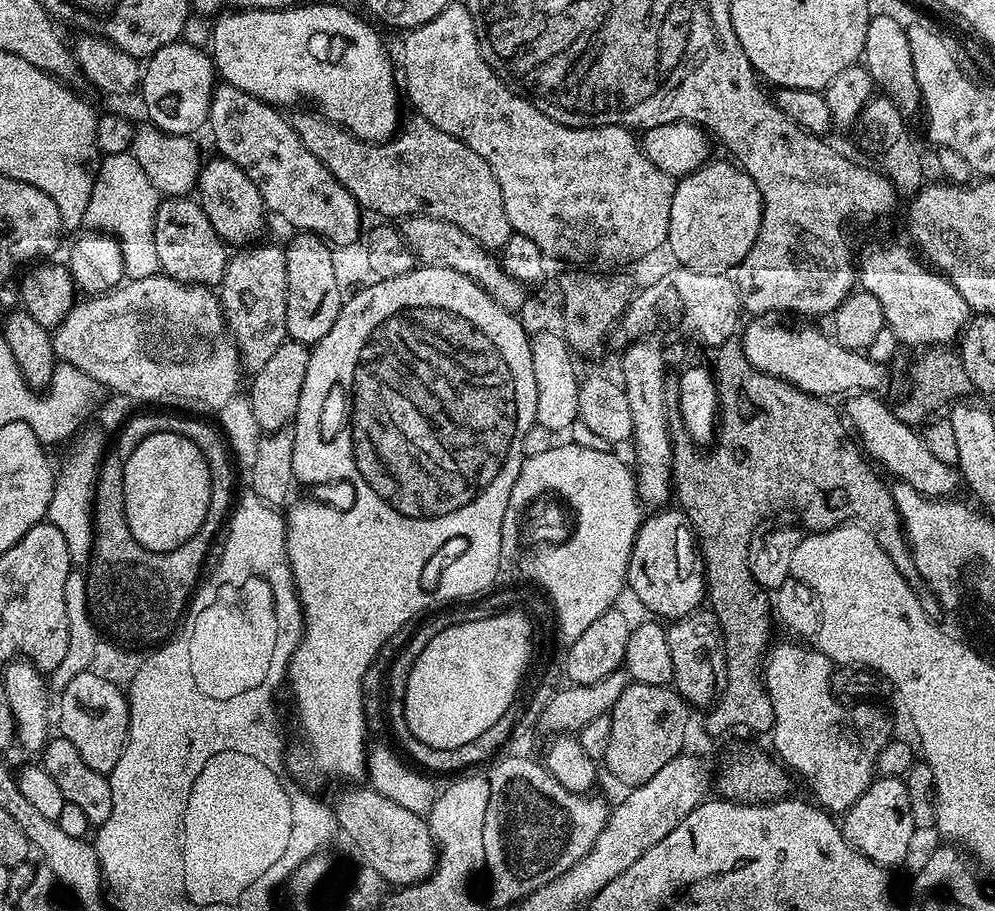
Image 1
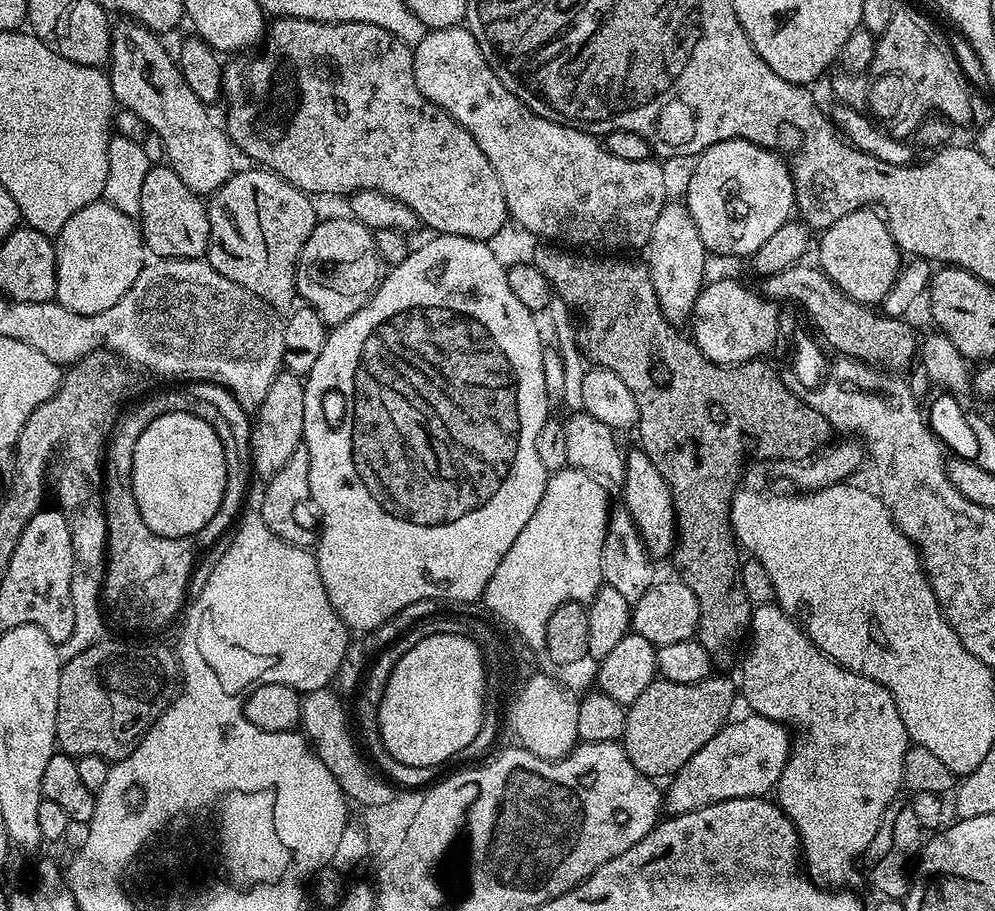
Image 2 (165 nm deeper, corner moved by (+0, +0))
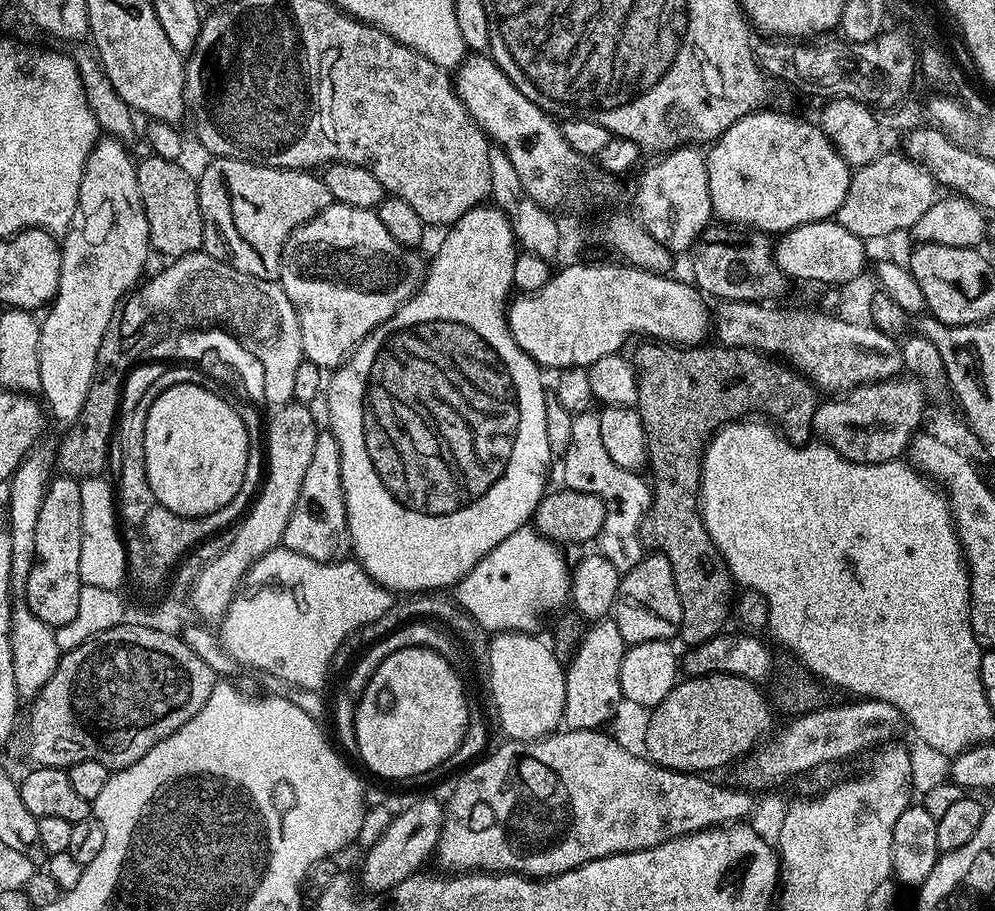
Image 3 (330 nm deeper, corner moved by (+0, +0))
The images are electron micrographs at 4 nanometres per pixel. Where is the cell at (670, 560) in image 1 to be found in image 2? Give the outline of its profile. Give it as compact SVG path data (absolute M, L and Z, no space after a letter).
M634 448L625 455L623 480L622 496L626 502L624 508L638 530L645 553L653 559L662 558L667 553L669 555L675 547L676 536L676 511L673 510L673 498L668 483L658 473L643 449Z

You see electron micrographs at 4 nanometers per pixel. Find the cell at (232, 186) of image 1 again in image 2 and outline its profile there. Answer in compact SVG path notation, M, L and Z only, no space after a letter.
M124 18L119 23L120 25L112 28L112 54L106 68L108 80L112 83L113 101L120 108L134 110L134 114L138 114L138 118L142 118L142 122L146 122L149 129L160 137L164 144L167 167L175 170L178 178L182 178L182 182L186 182L192 192L201 198L211 197L238 168L237 153L232 141L228 139L227 131L212 121L212 116L208 113L211 112L209 105L203 104L198 94L194 94L194 90L186 86L179 63L174 59L173 53L171 56L164 49L164 44L160 41L163 39L146 26L137 24L135 20Z

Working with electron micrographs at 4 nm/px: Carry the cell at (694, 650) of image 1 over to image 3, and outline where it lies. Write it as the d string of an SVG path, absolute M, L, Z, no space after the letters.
M644 554L632 570L621 575L614 619L628 646L651 640L671 641L679 633L682 602L678 598L678 586L674 582L674 570L665 556Z

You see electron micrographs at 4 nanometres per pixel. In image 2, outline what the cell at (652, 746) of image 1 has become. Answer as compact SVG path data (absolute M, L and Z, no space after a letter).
M712 674L696 684L682 685L680 682L657 678L650 686L646 686L646 690L642 690L642 694L638 694L638 698L634 698L632 704L627 705L623 750L643 776L671 777L679 772L683 764L690 762L690 758L694 758L694 754L698 754L698 750L702 750L702 746L706 746L706 742L710 742L710 738L718 734L718 730L729 723L735 700L738 700L738 684L735 679L727 680L724 676Z

